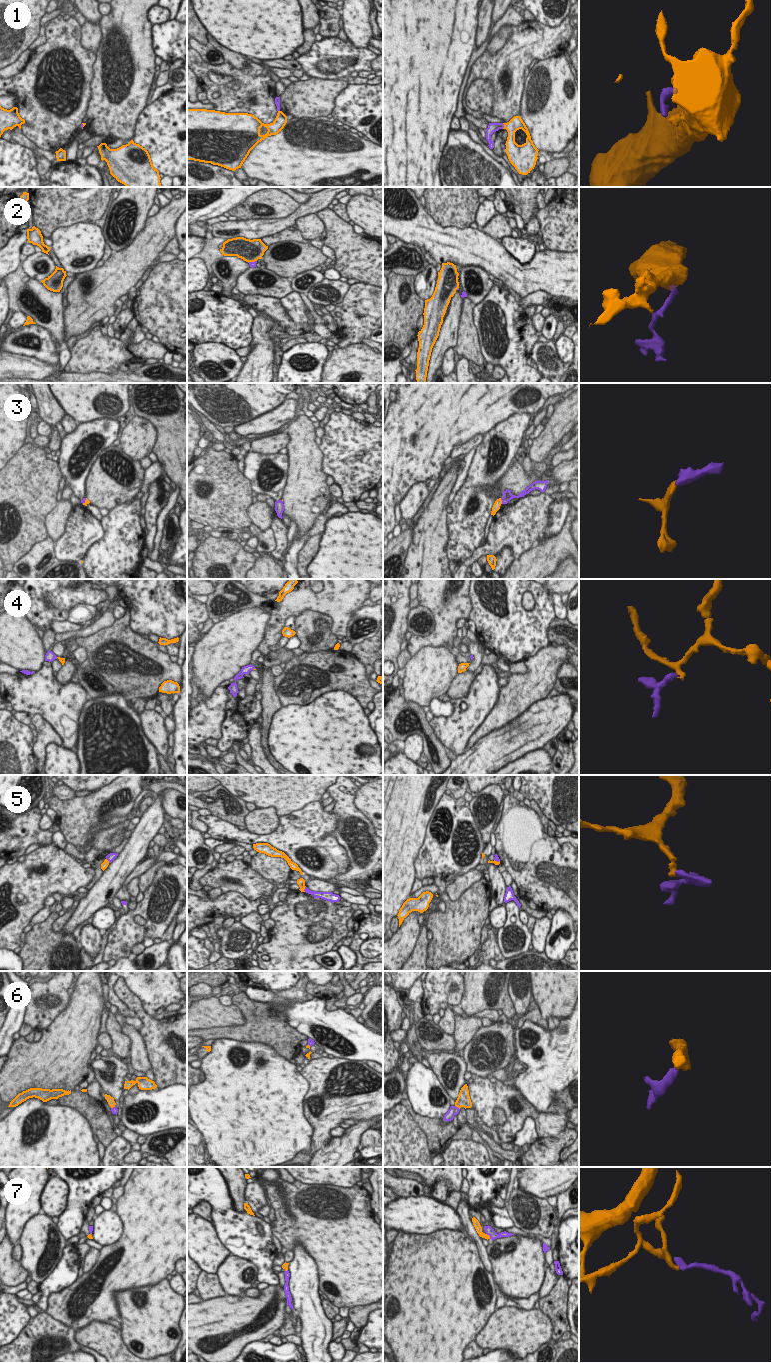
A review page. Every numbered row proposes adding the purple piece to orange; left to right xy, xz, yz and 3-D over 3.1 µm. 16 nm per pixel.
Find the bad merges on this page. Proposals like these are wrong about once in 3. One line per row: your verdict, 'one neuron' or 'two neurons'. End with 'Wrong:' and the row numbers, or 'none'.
1: one neuron
2: one neuron
3: one neuron
4: one neuron
5: two neurons
6: one neuron
7: one neuron
Wrong: 5

